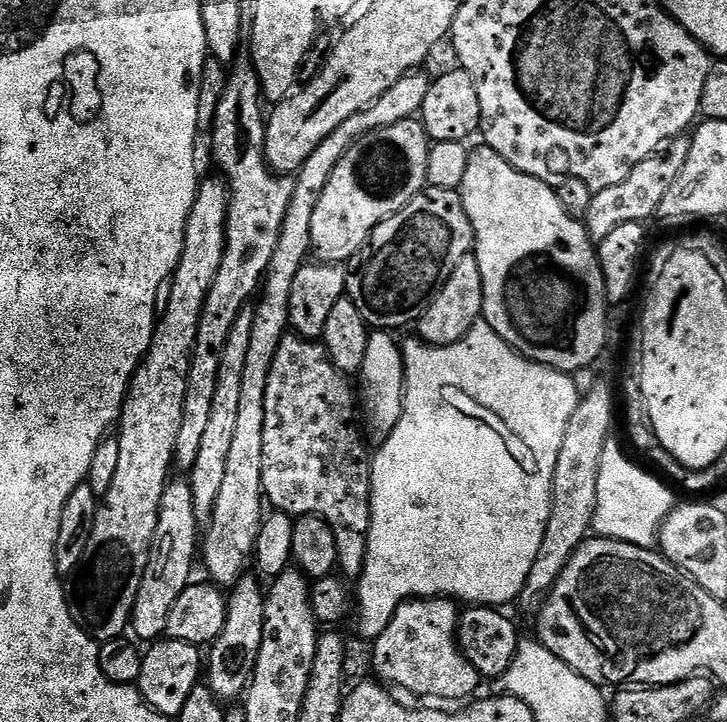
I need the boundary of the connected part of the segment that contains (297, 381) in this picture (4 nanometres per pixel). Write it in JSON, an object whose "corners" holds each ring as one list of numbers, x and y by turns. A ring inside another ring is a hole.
{"corners":[[286,334,282,338,282,342,278,346,278,354,274,354,274,362,270,366,270,378,266,382,266,422,262,430,262,470,264,471,262,491,267,503,277,512,285,512,287,516,293,518,298,516,322,517,330,526,330,530,334,530,334,538,338,542,339,571,349,581,356,582,359,581,366,562,368,535,370,534,370,522,372,521,372,461,370,459,370,448,366,443,361,421,358,419,358,396,353,385,352,388,348,385,348,380,349,377,345,373,339,372,332,365,332,359,328,356,328,350,323,343,304,340,301,336,295,334]]}

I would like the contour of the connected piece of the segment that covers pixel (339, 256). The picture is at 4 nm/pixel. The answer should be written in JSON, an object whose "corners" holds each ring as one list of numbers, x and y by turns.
{"corners":[[419,119,394,122,394,126,386,126,358,138,346,154,342,154,342,162,334,166,334,174,330,174,330,182,326,182,326,190,322,190,322,198,318,198,318,206,314,206,314,218,310,225,312,252,317,261,326,264,344,264,355,257,367,245,372,231,386,218,398,214,410,201,423,192,428,184,426,162,430,141,428,131]]}

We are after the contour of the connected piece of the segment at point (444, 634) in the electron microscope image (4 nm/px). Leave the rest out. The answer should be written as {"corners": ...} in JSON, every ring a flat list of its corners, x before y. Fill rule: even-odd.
{"corners":[[451,598,408,600,402,606,398,606,394,618,390,618,390,626,386,626,386,630,382,630,382,634,371,645,375,679,388,686,397,684,404,692,413,692,416,696,433,696,436,700,467,701,475,697,482,677,478,669,464,657,464,651,456,642,456,627,460,625,460,613,457,601]]}

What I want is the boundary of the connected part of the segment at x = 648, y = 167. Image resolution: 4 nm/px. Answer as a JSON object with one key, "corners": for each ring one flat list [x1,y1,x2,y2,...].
{"corners":[[691,135,675,136,666,141,660,151,638,162,638,166,630,170,630,178,626,178,626,182,618,182,618,186,606,186,606,190,592,193,590,210,586,210,582,221,588,229,588,237,593,242,599,242,606,238,606,234,622,226,622,222,648,222,652,215,655,217,662,206,662,198,666,198,671,184,677,180,678,174,682,174,682,166,686,166,691,145]]}

